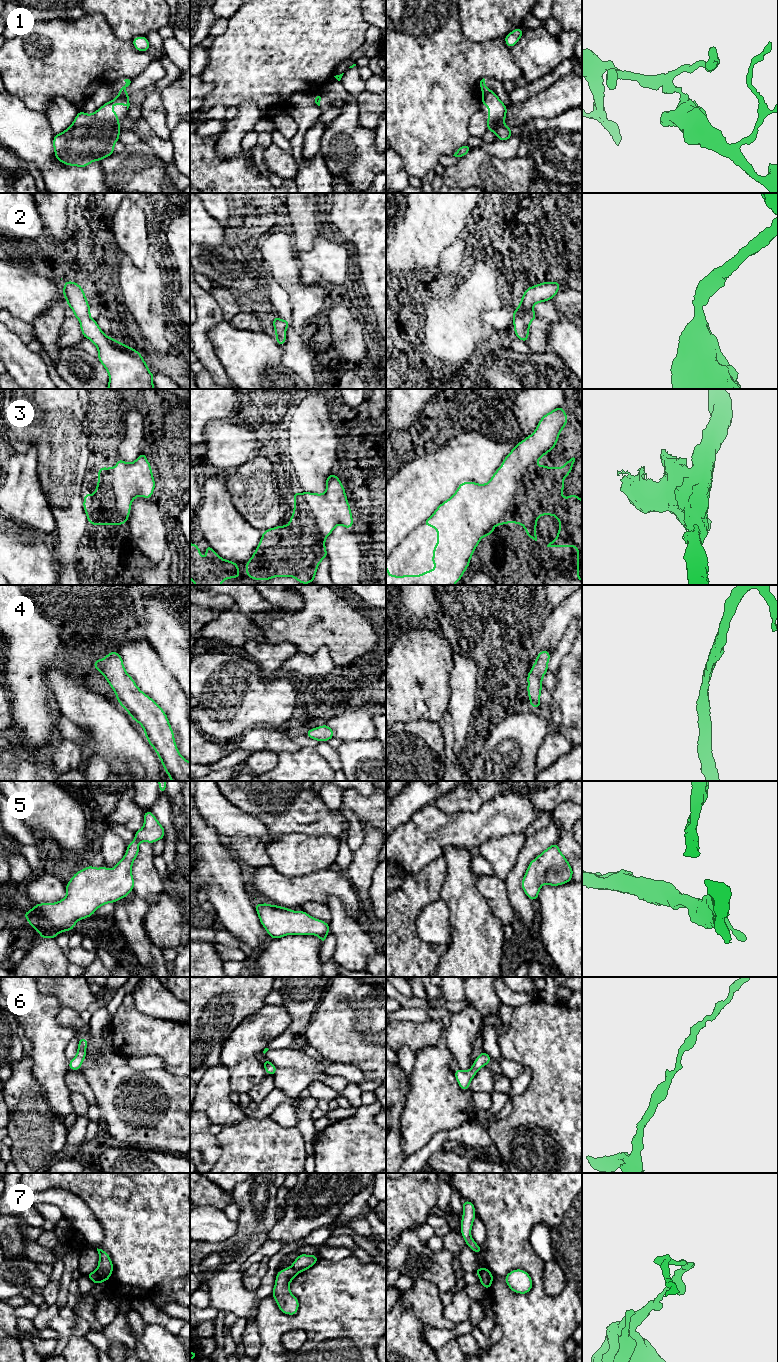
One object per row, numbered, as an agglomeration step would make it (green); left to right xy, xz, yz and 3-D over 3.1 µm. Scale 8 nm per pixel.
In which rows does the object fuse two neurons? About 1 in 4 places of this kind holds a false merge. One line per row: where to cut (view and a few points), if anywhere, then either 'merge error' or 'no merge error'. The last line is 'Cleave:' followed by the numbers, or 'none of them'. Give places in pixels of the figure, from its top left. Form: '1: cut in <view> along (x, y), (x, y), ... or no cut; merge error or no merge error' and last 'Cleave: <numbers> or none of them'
1: cut in yz along (488, 89), (483, 94); merge error
2: no cut; no merge error
3: no cut; no merge error
4: no cut; no merge error
5: no cut; no merge error
6: no cut; no merge error
7: cut in xy along (96, 1270), (103, 1280); merge error
Cleave: 1, 7

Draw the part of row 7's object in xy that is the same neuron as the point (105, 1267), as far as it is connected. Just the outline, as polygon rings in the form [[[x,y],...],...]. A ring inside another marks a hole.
[[[98,1248],[97,1251],[99,1254],[99,1262],[96,1271],[99,1274],[99,1276],[102,1278],[102,1280],[106,1282],[110,1278],[114,1267],[110,1259],[110,1256],[108,1255],[107,1252]]]

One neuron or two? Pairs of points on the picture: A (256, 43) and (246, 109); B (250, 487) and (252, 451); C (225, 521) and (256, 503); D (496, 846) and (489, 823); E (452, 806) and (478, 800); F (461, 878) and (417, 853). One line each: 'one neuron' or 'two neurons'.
A: two neurons
B: two neurons
C: two neurons
D: two neurons
E: one neuron
F: two neurons

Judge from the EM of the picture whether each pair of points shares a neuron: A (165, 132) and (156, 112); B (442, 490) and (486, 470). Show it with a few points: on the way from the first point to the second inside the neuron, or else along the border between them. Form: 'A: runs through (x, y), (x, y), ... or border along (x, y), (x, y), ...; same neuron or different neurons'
A: runs through (160, 127), (156, 117); same neuron
B: runs through (453, 479), (462, 470), (475, 470); same neuron

